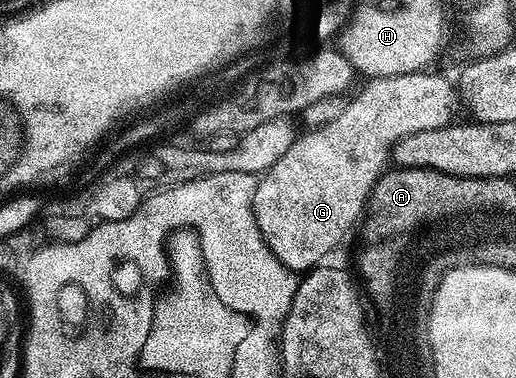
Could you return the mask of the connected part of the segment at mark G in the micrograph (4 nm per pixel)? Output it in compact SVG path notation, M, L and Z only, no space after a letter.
M434 70L414 71L413 73L401 73L400 75L380 75L370 80L371 85L357 98L351 99L347 104L345 113L332 121L329 125L321 127L317 130L310 130L308 133L295 138L289 149L282 154L281 159L277 161L271 168L258 176L255 184L255 192L253 193L253 217L257 221L257 229L261 233L261 237L269 245L269 249L277 257L277 261L281 261L290 271L296 273L306 273L322 264L323 259L343 238L347 235L347 230L351 226L360 222L361 216L364 214L371 191L375 187L385 168L389 163L391 147L401 137L405 137L409 133L421 133L421 129L441 129L448 127L456 118L455 115L455 87L443 75L434 75Z

